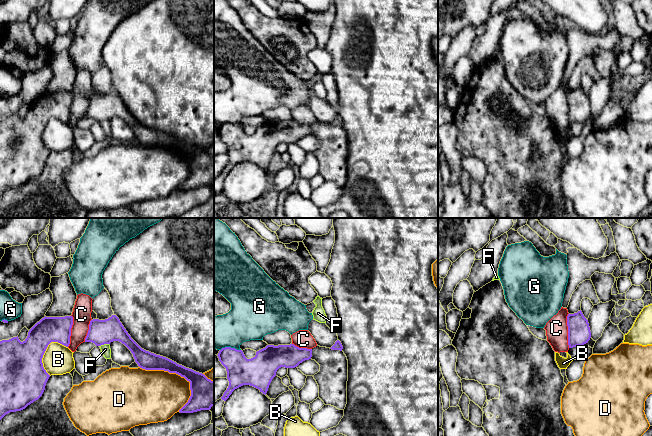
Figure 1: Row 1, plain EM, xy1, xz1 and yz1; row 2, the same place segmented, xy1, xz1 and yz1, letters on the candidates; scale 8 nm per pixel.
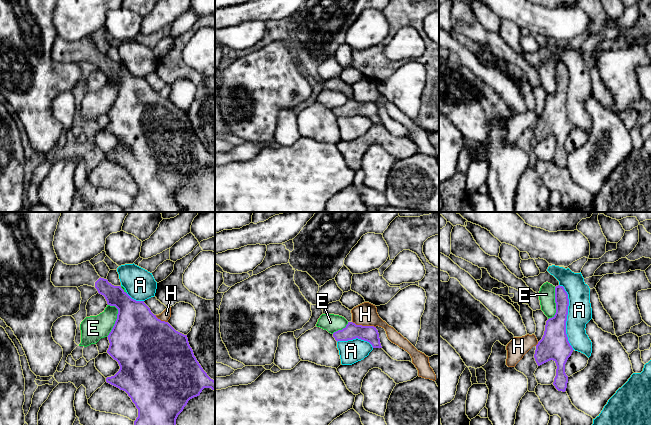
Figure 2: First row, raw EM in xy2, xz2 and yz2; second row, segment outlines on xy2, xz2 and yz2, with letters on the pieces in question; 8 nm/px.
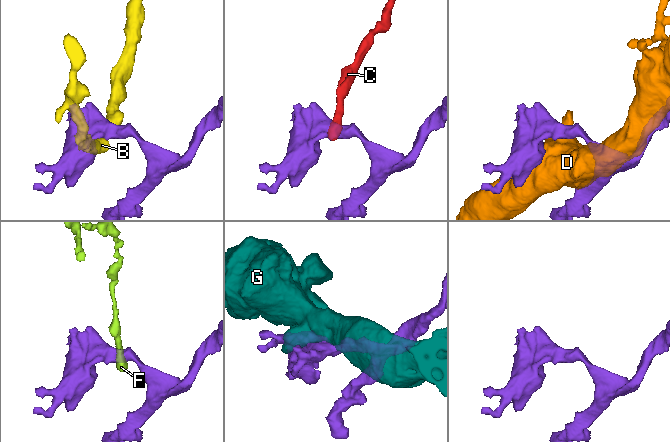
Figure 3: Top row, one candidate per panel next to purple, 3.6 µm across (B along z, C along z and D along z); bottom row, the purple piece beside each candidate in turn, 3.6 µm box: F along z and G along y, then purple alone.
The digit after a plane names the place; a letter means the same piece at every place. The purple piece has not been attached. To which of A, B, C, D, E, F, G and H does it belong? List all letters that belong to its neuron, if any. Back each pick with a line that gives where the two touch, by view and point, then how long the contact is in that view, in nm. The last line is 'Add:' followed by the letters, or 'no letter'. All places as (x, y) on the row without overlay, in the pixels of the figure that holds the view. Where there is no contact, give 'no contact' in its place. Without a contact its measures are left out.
Add: no letter

